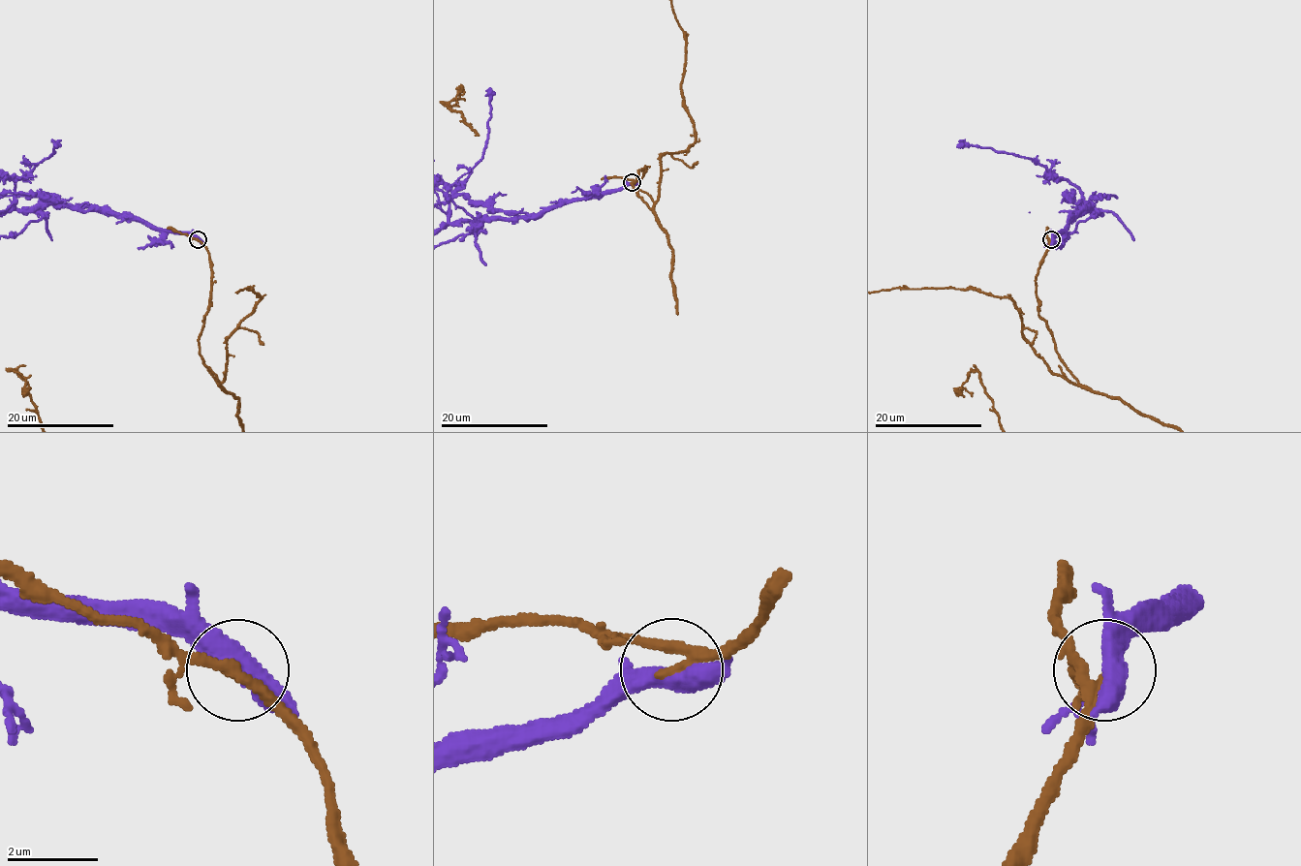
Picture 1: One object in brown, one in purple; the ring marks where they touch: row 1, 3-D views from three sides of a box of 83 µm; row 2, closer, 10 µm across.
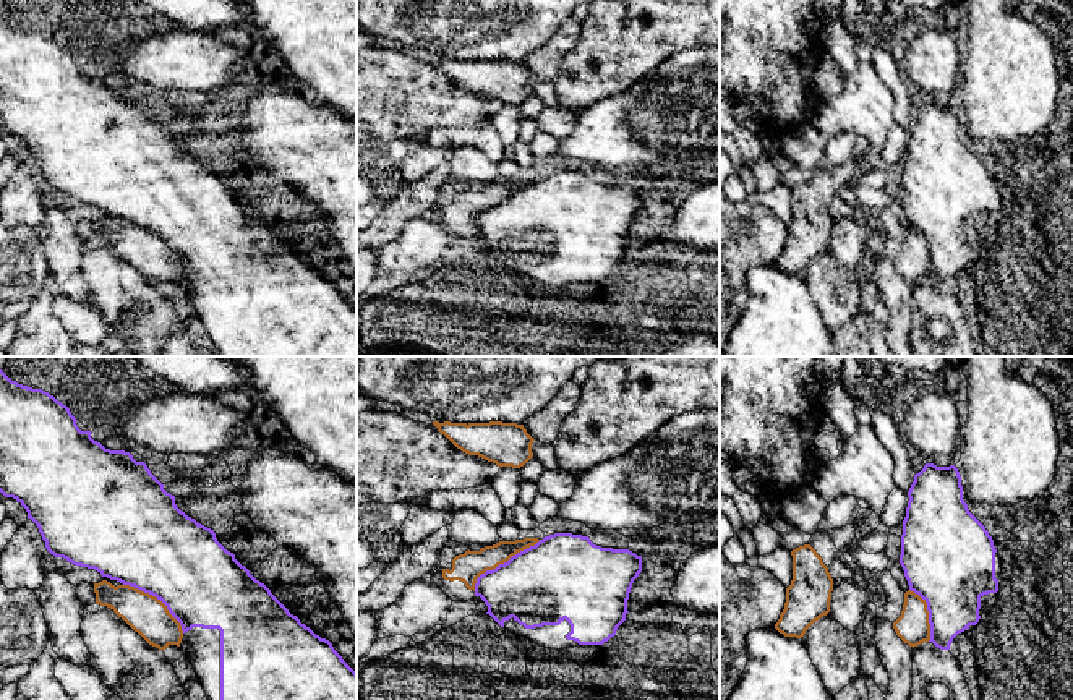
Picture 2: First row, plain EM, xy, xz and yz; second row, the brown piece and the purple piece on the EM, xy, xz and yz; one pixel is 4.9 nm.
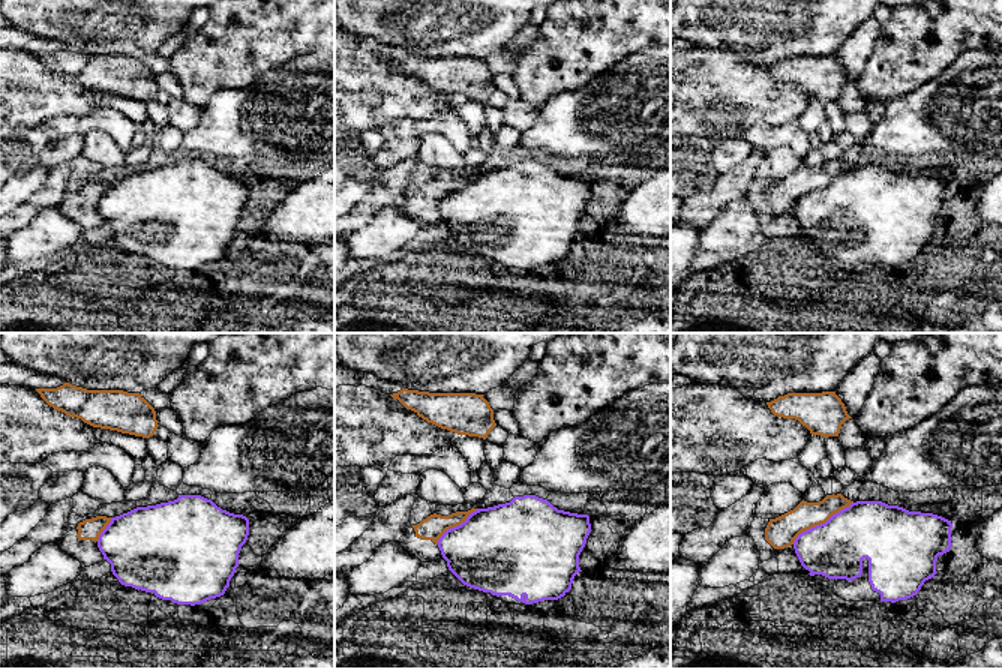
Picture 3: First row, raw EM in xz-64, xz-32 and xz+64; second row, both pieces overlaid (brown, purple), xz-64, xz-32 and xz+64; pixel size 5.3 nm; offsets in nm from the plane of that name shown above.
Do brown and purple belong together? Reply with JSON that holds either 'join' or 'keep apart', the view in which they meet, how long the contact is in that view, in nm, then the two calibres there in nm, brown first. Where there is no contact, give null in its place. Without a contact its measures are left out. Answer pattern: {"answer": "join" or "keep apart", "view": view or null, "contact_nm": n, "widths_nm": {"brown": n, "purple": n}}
{"answer": "keep apart", "view": "xz", "contact_nm": 420, "widths_nm": {"brown": 150, "purple": 400}}

